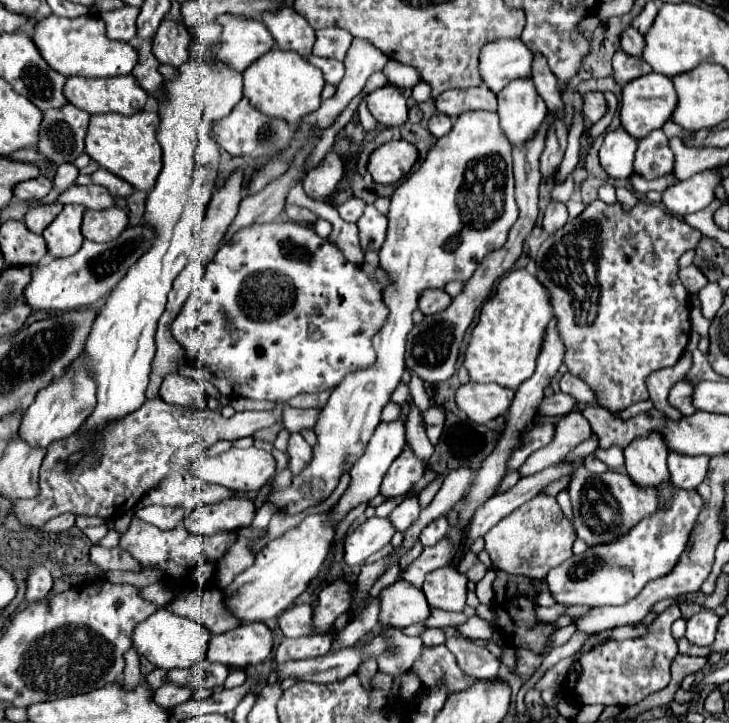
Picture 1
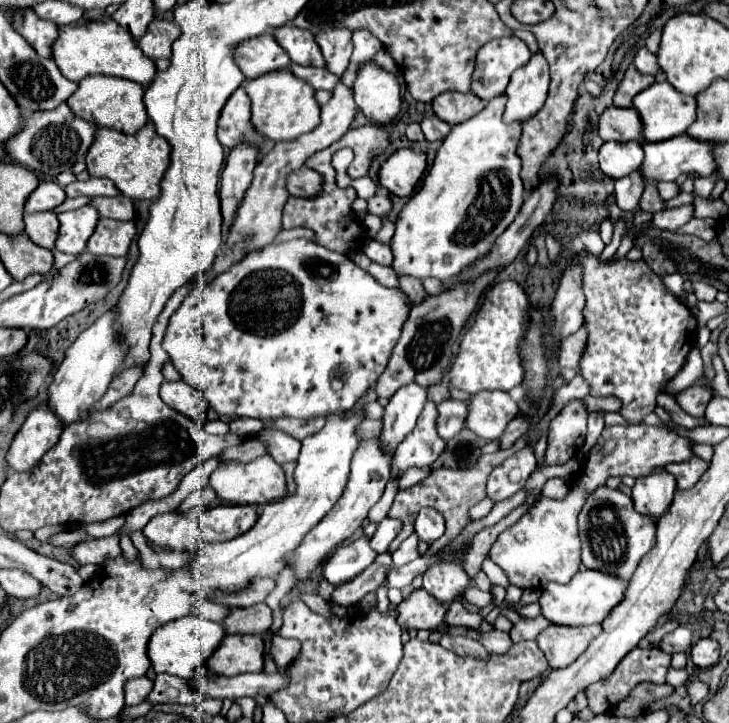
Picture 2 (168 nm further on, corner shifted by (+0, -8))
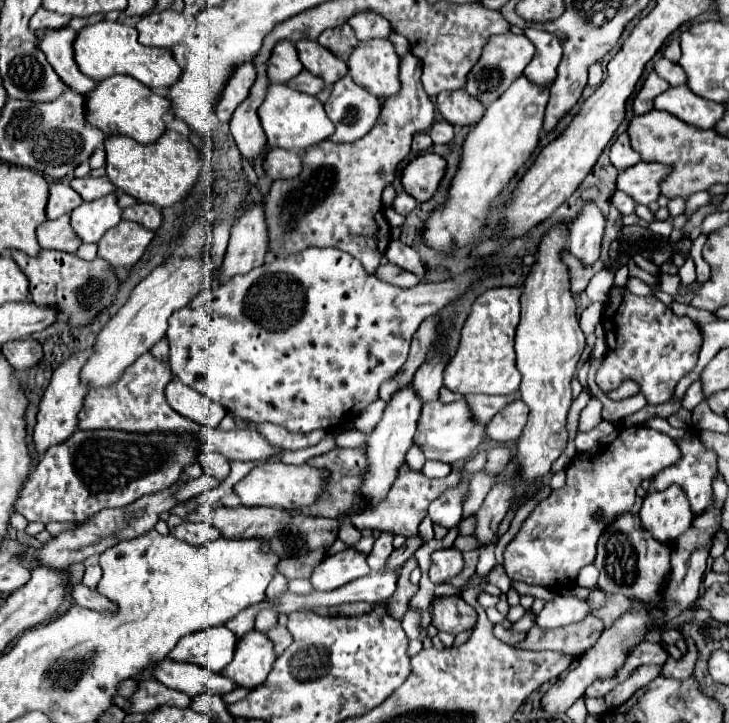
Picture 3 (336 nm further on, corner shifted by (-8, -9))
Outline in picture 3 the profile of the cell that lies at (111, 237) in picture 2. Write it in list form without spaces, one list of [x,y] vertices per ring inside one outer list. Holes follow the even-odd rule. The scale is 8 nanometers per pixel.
[[[121,221],[117,227],[109,229],[99,241],[99,257],[109,261],[113,267],[133,267],[147,245],[155,237],[153,231],[141,227],[133,221]]]

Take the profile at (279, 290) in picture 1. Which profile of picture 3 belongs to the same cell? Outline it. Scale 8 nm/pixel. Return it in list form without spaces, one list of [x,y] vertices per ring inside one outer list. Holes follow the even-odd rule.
[[[305,249],[303,253],[291,255],[283,261],[273,261],[269,265],[261,265],[245,275],[237,275],[231,281],[223,283],[221,287],[217,287],[215,291],[205,291],[199,293],[189,305],[185,305],[183,309],[179,309],[171,321],[169,321],[169,329],[165,333],[165,337],[169,339],[169,365],[173,375],[185,383],[187,387],[211,397],[213,401],[219,401],[229,413],[233,413],[235,417],[253,421],[253,423],[275,423],[279,427],[285,427],[291,433],[307,433],[307,431],[315,431],[315,429],[335,429],[339,425],[345,425],[355,413],[351,409],[357,409],[357,413],[361,413],[369,403],[373,403],[375,399],[379,399],[379,385],[385,379],[391,379],[407,361],[407,353],[409,353],[409,345],[411,339],[415,335],[415,331],[419,329],[421,321],[427,319],[429,315],[435,315],[439,309],[443,309],[447,303],[451,303],[459,293],[463,293],[473,281],[477,281],[481,277],[481,273],[485,271],[485,267],[477,267],[475,271],[463,273],[457,279],[451,281],[441,281],[441,283],[419,283],[411,289],[399,289],[395,285],[387,285],[383,281],[379,281],[375,275],[369,275],[363,265],[359,265],[359,261],[355,261],[351,255],[339,251],[339,249]]]

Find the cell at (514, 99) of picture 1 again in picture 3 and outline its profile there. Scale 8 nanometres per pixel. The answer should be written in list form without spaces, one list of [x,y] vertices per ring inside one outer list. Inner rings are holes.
[[[533,27],[525,29],[525,35],[535,45],[535,55],[525,69],[525,75],[535,83],[551,85],[555,81],[555,73],[561,61],[561,45],[555,35],[547,31],[539,31]]]

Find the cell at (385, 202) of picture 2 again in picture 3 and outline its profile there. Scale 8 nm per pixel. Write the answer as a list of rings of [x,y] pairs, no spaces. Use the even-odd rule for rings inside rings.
[[[401,193],[395,197],[395,203],[393,203],[393,209],[401,215],[409,215],[413,209],[415,209],[417,201],[413,197],[409,197],[409,193]]]

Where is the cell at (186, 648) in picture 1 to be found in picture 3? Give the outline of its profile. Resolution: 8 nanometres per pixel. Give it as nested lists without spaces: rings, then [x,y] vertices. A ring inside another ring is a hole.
[[[219,625],[179,639],[169,657],[175,661],[197,663],[213,673],[219,673],[233,661],[235,645],[235,633],[231,633],[225,625]]]

